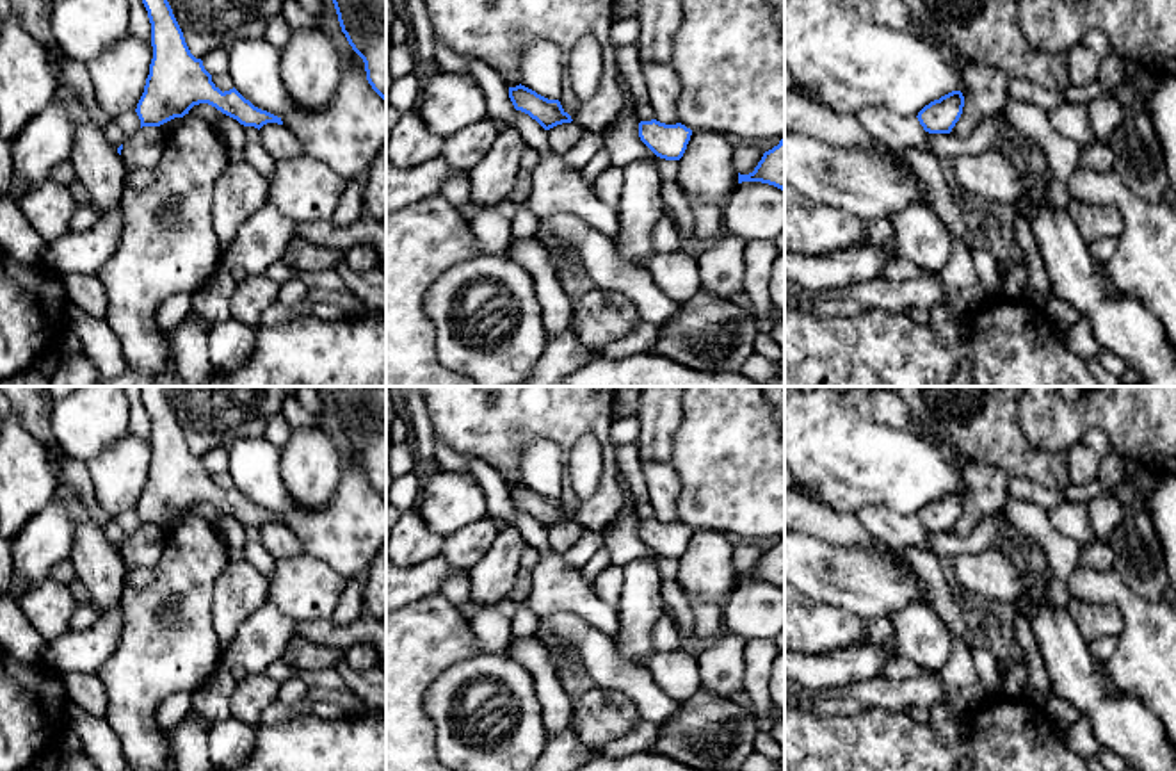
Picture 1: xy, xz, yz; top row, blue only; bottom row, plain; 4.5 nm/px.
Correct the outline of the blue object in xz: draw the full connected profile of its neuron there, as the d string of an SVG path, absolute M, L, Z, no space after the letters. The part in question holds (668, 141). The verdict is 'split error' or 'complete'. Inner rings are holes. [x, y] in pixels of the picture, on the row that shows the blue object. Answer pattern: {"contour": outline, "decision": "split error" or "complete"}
{"contour": "M656 119L639 123L640 141L660 158L680 160L687 150L692 130L681 123L665 125Z", "decision": "complete"}

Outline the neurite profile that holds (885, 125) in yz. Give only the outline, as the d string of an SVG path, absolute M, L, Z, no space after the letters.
M861 109L856 118L870 135L897 153L904 148L930 150L929 132L918 118L902 118L890 109Z

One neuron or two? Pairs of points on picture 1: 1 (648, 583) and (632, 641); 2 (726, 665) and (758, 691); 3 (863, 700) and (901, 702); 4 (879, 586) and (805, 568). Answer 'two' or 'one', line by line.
1: one
2: two
3: one
4: one

